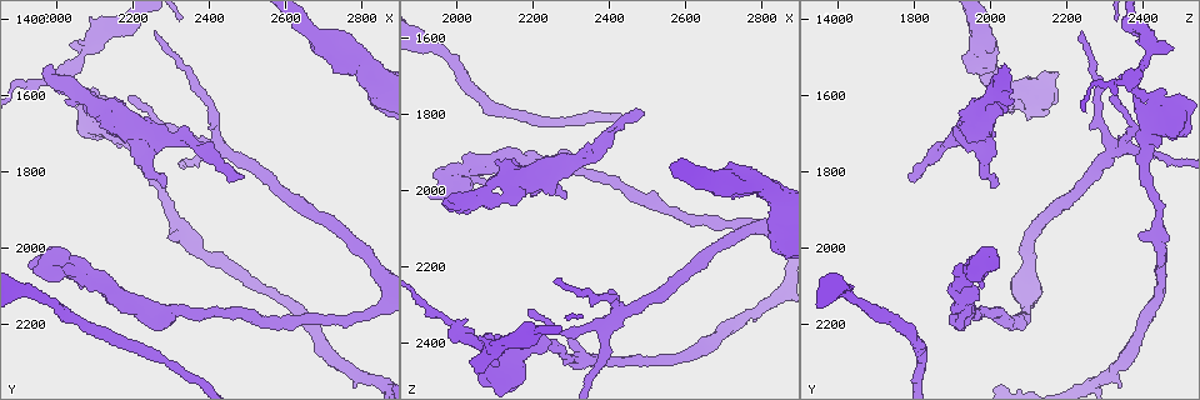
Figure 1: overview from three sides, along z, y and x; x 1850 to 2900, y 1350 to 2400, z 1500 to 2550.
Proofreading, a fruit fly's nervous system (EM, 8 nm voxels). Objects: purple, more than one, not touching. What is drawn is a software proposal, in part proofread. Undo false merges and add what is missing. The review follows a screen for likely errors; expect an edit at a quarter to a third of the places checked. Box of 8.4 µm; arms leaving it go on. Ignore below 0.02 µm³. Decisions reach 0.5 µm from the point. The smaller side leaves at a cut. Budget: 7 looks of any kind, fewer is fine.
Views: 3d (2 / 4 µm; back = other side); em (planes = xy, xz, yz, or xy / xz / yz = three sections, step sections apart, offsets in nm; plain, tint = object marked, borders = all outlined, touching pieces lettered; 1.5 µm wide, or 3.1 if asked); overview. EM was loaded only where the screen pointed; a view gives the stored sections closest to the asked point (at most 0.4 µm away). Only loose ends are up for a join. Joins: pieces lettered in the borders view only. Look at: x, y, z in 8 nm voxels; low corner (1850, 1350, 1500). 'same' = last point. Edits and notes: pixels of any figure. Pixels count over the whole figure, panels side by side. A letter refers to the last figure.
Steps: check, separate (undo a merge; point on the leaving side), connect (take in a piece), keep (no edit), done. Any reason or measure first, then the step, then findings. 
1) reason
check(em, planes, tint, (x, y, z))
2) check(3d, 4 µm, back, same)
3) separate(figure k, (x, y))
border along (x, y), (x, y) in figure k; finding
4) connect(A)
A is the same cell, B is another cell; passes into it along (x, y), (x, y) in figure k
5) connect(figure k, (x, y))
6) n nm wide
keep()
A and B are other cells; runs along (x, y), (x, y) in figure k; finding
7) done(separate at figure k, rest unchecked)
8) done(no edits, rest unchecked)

end of a long branch
check(3d, 2 µm, (2485, 1820, 1800))

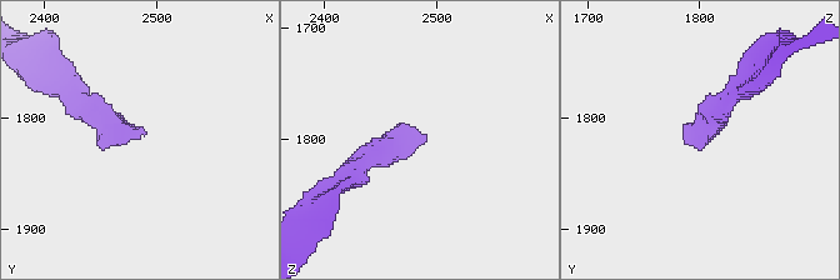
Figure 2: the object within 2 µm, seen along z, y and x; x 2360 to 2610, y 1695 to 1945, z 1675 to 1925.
check(em, yz, step 8, tint, (2488, 1814, 1796))

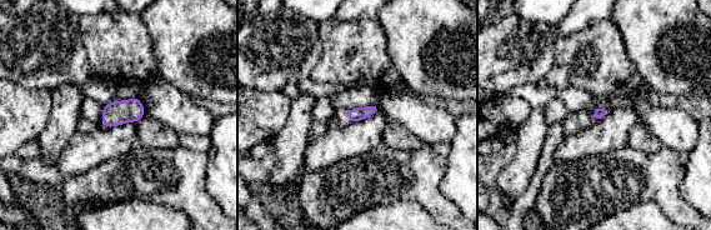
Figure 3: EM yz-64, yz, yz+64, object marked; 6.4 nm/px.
check(em, planes, borders, same)

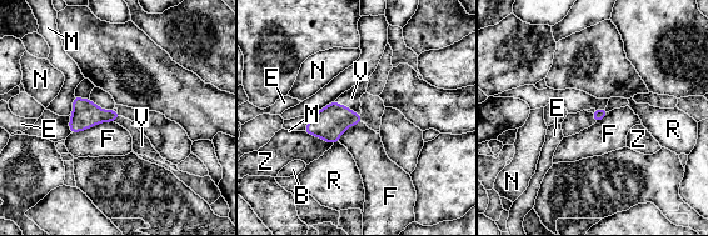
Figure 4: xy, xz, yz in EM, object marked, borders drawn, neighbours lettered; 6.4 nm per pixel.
F touches over 280 nm
connect(V)
V is the same cell, B, E, F, M, N, R and Z are other cells; passes into it along (328, 124), (347, 106), (352, 98) in figure 4; the neuron continues

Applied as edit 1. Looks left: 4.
free end
check(em, planes, tint, (2285, 1835, 2015))

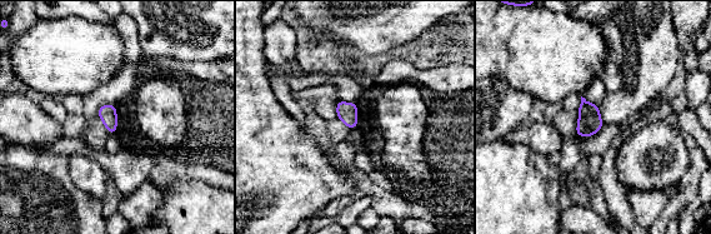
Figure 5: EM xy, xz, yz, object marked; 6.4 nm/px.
check(em, planes, borders, same)

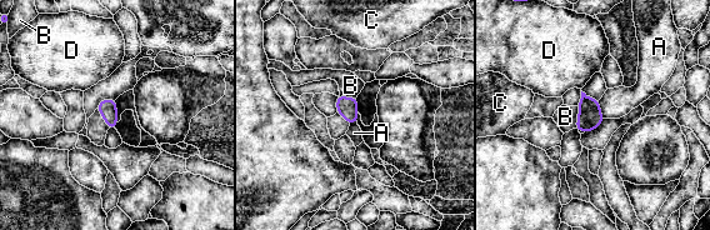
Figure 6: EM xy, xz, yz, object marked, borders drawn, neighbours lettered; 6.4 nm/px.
120 nm wide
keep()
A, B, C and D are other cells; border along (598, 100), (604, 118) in figure 6; no lettered piece goes on from it

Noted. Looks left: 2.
done(connect at figure 4, rest unchecked)

